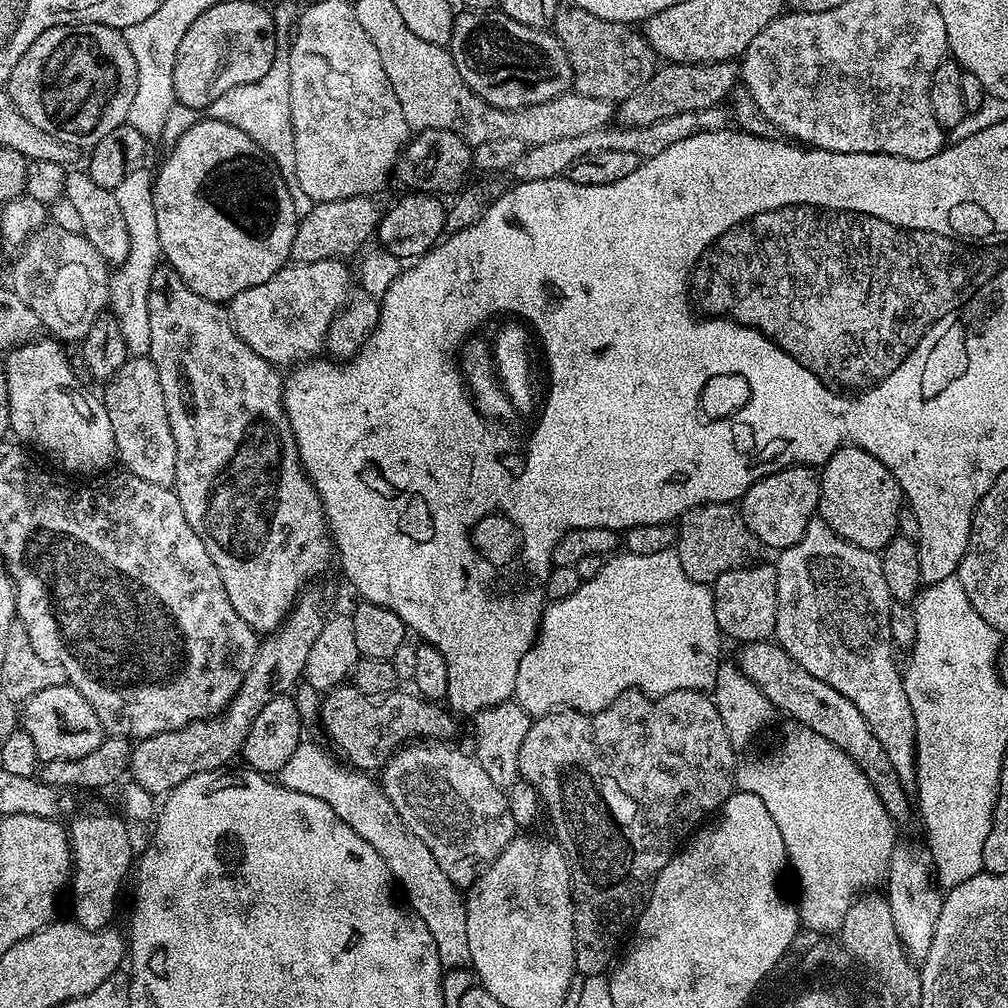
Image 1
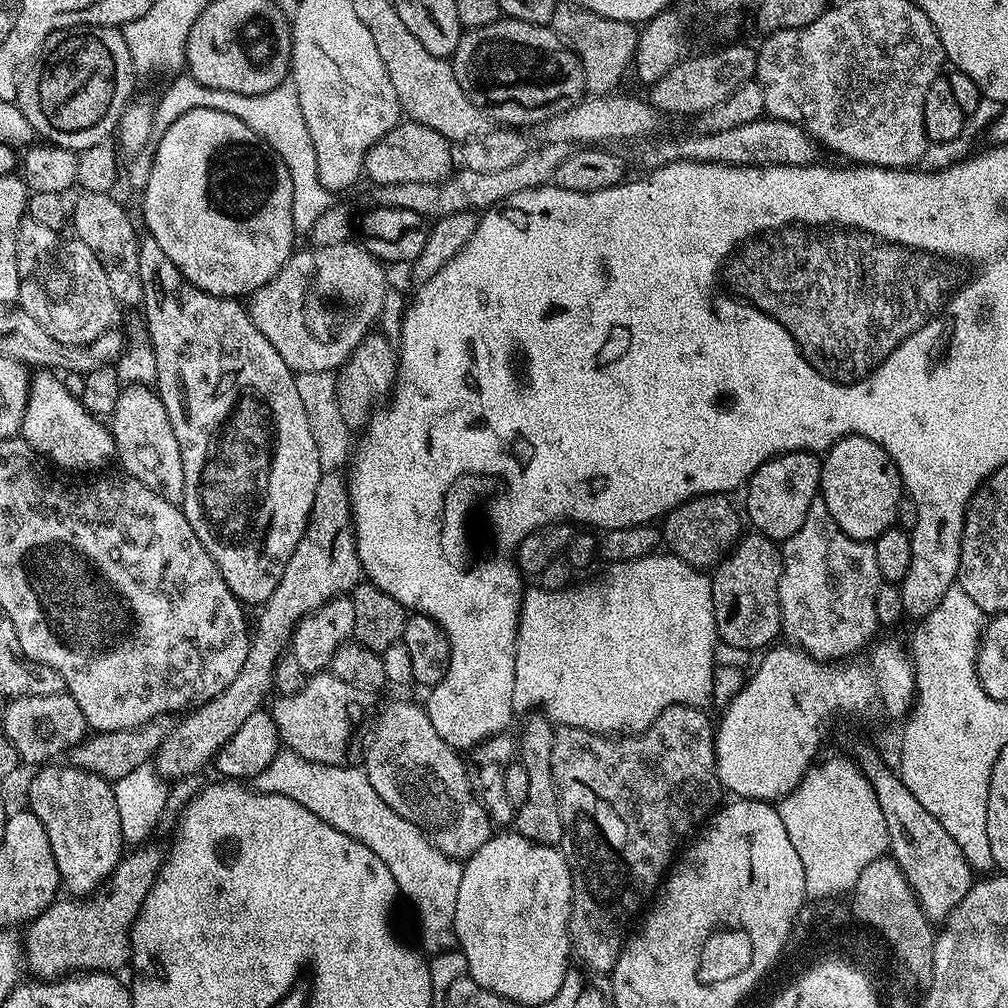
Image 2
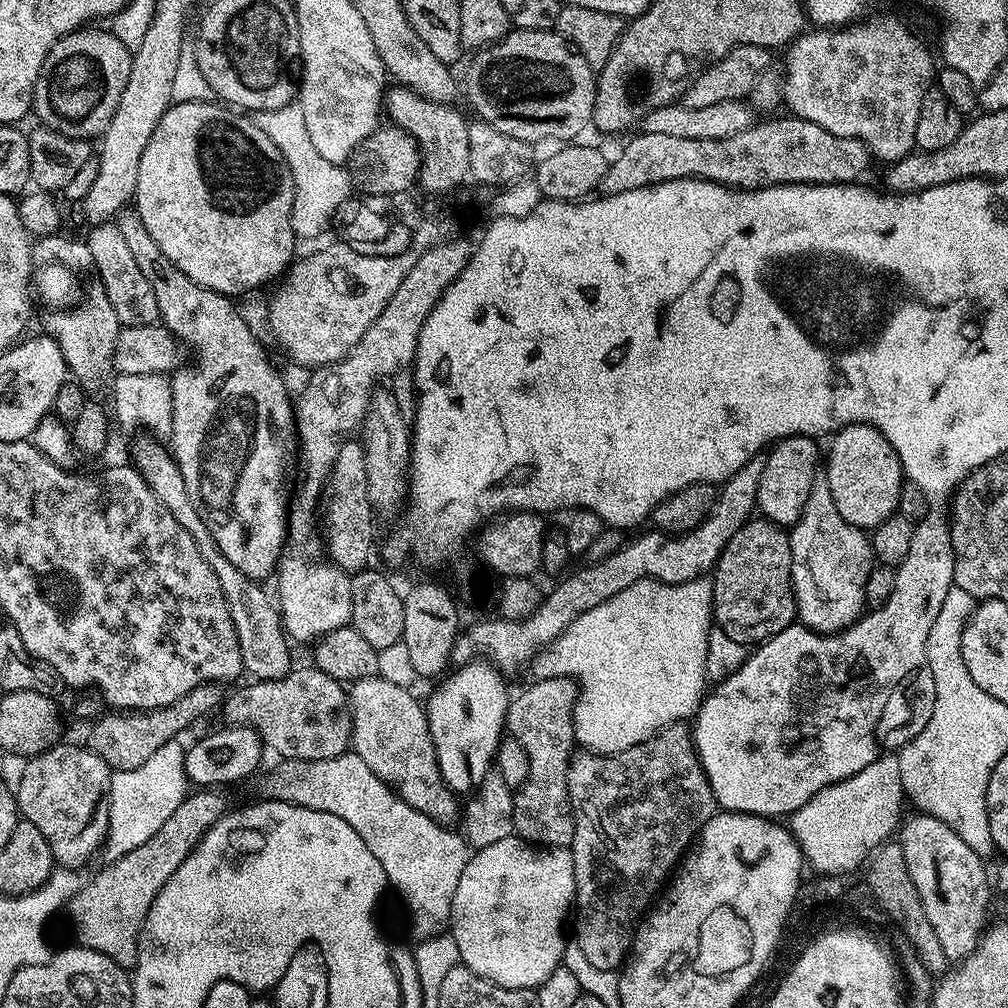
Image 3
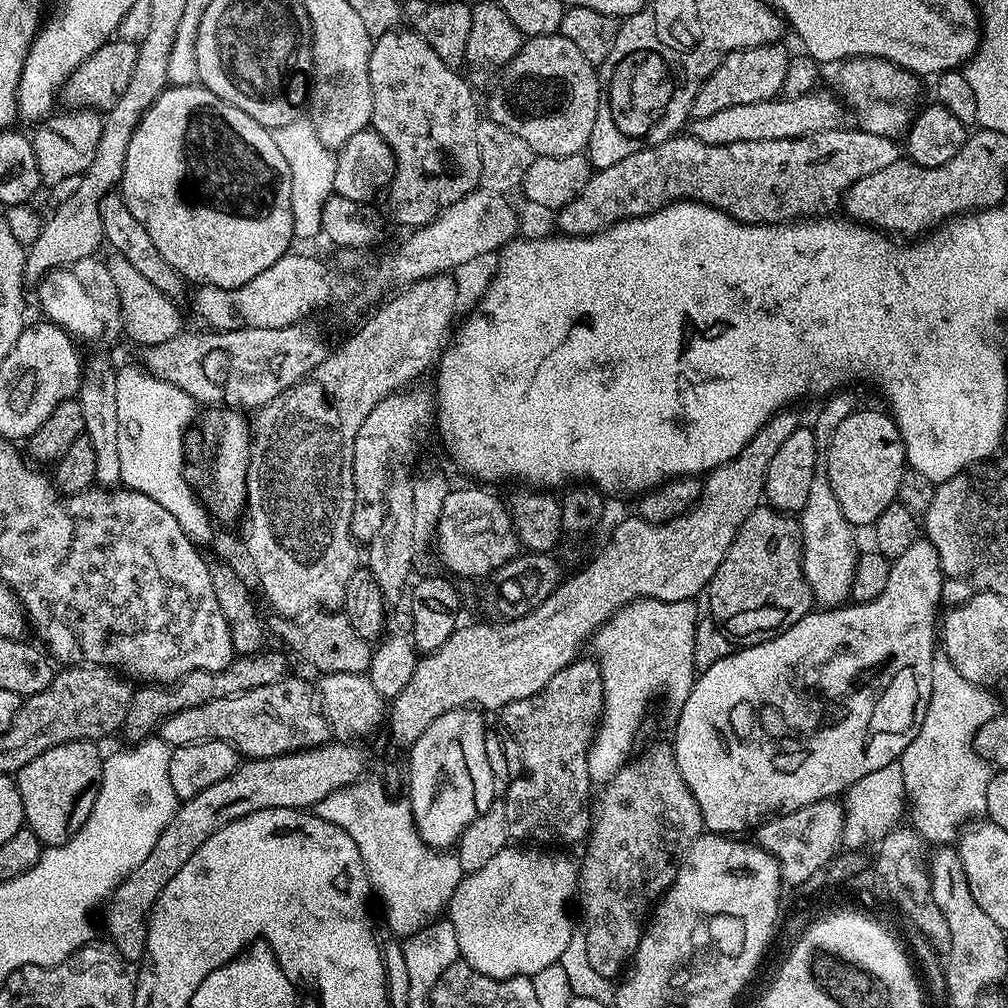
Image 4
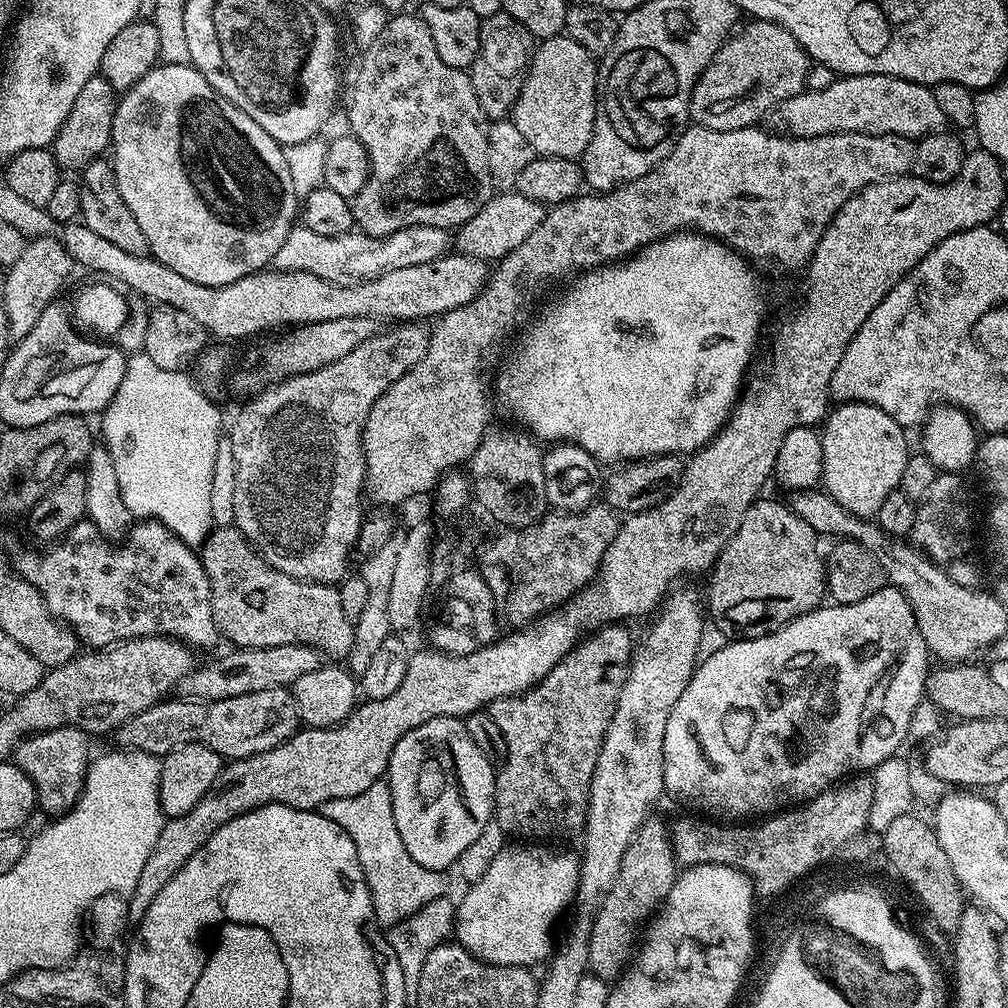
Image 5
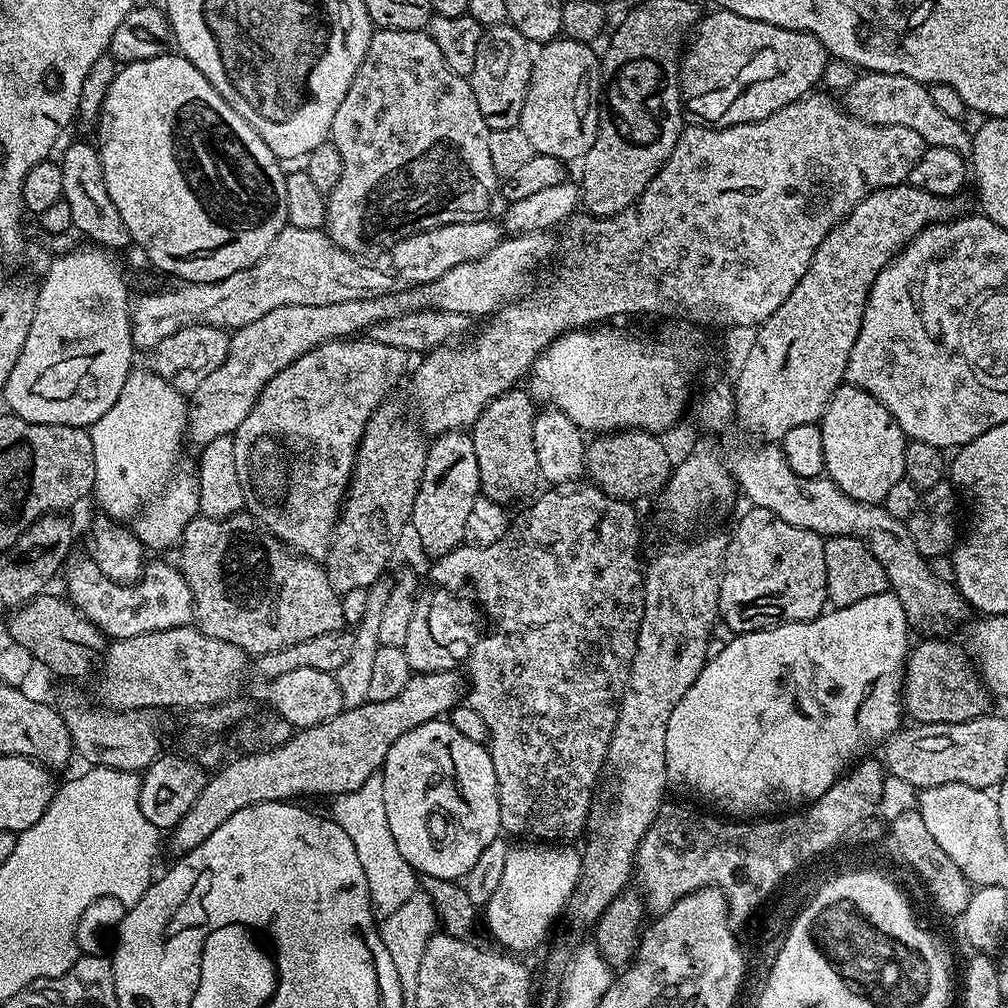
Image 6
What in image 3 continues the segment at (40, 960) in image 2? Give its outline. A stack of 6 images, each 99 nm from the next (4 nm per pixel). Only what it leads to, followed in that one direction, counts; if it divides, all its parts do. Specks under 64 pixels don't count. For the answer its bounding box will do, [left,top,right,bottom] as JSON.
[66,790,230,970]

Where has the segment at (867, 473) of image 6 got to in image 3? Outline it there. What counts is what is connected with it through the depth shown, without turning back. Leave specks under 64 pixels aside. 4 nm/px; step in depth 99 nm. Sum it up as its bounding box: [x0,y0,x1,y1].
[826,424,906,530]

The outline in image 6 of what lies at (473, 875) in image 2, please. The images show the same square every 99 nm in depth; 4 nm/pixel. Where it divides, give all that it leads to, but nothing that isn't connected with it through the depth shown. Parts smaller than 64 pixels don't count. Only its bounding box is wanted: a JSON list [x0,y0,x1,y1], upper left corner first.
[482,842,582,954]

